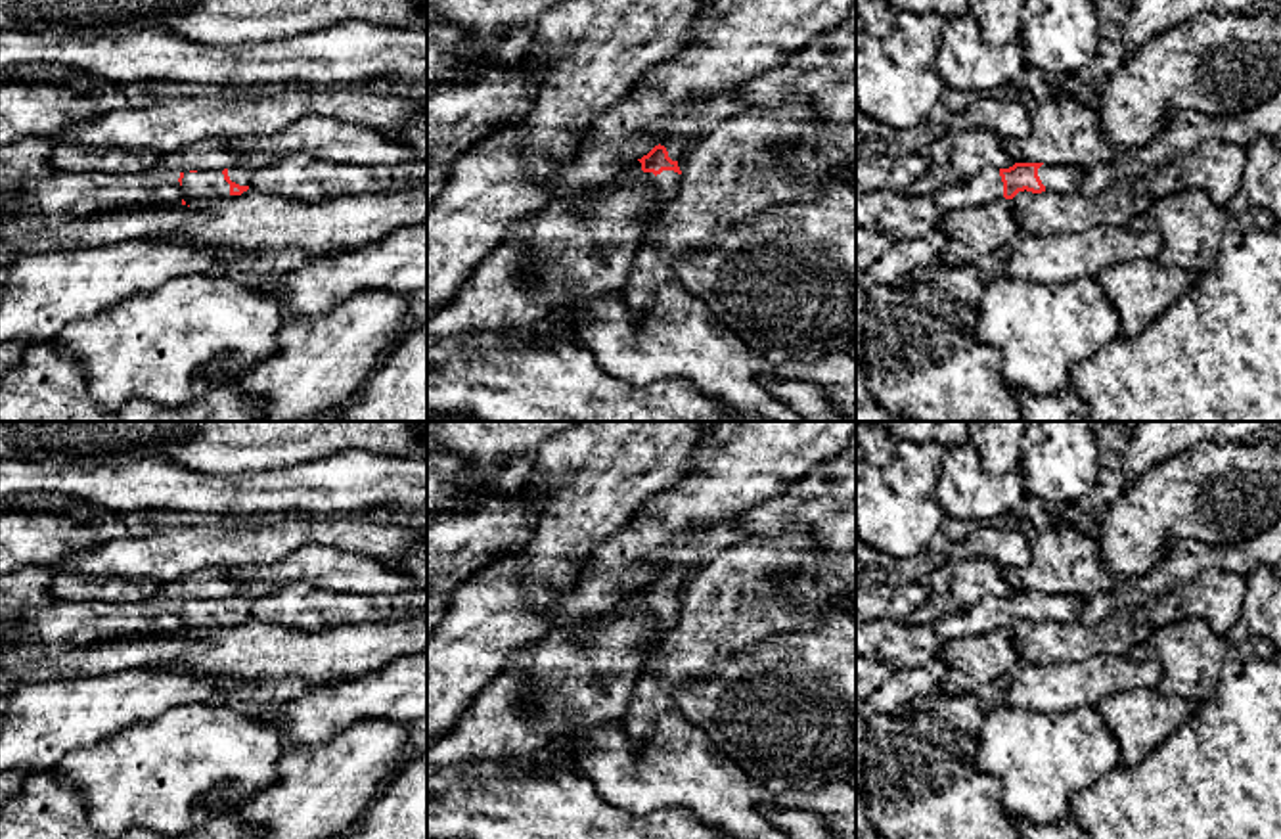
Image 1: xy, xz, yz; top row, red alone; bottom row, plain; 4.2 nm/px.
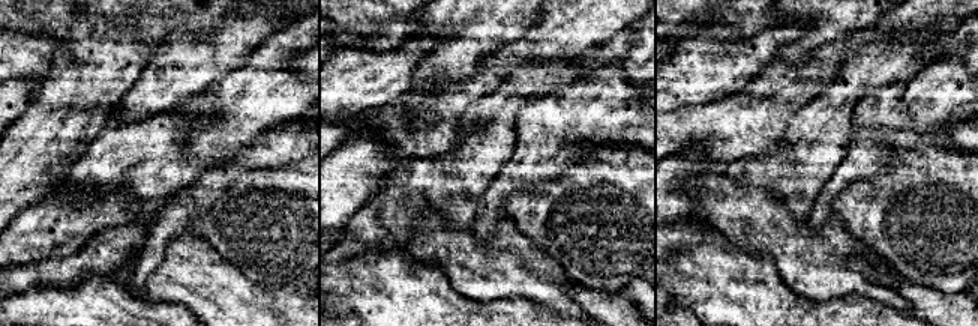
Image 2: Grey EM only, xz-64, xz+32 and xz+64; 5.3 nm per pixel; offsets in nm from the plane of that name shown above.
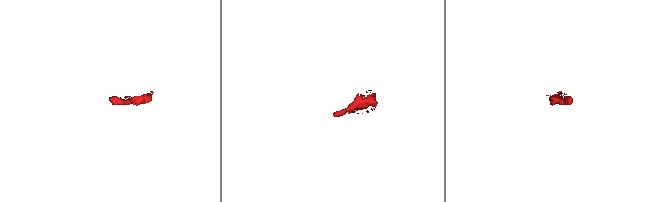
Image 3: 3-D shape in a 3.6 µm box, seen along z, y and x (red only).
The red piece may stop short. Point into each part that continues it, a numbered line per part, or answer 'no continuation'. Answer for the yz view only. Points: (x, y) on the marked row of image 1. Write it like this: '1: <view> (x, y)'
1: yz (1057, 179)
2: yz (985, 186)

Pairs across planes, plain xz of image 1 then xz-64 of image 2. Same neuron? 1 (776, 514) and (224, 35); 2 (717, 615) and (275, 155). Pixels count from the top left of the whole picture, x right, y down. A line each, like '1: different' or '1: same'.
1: different
2: same

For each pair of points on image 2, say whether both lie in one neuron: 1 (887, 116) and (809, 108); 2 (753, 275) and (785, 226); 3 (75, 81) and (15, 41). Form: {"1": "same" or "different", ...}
{"1": "different", "2": "different", "3": "different"}

